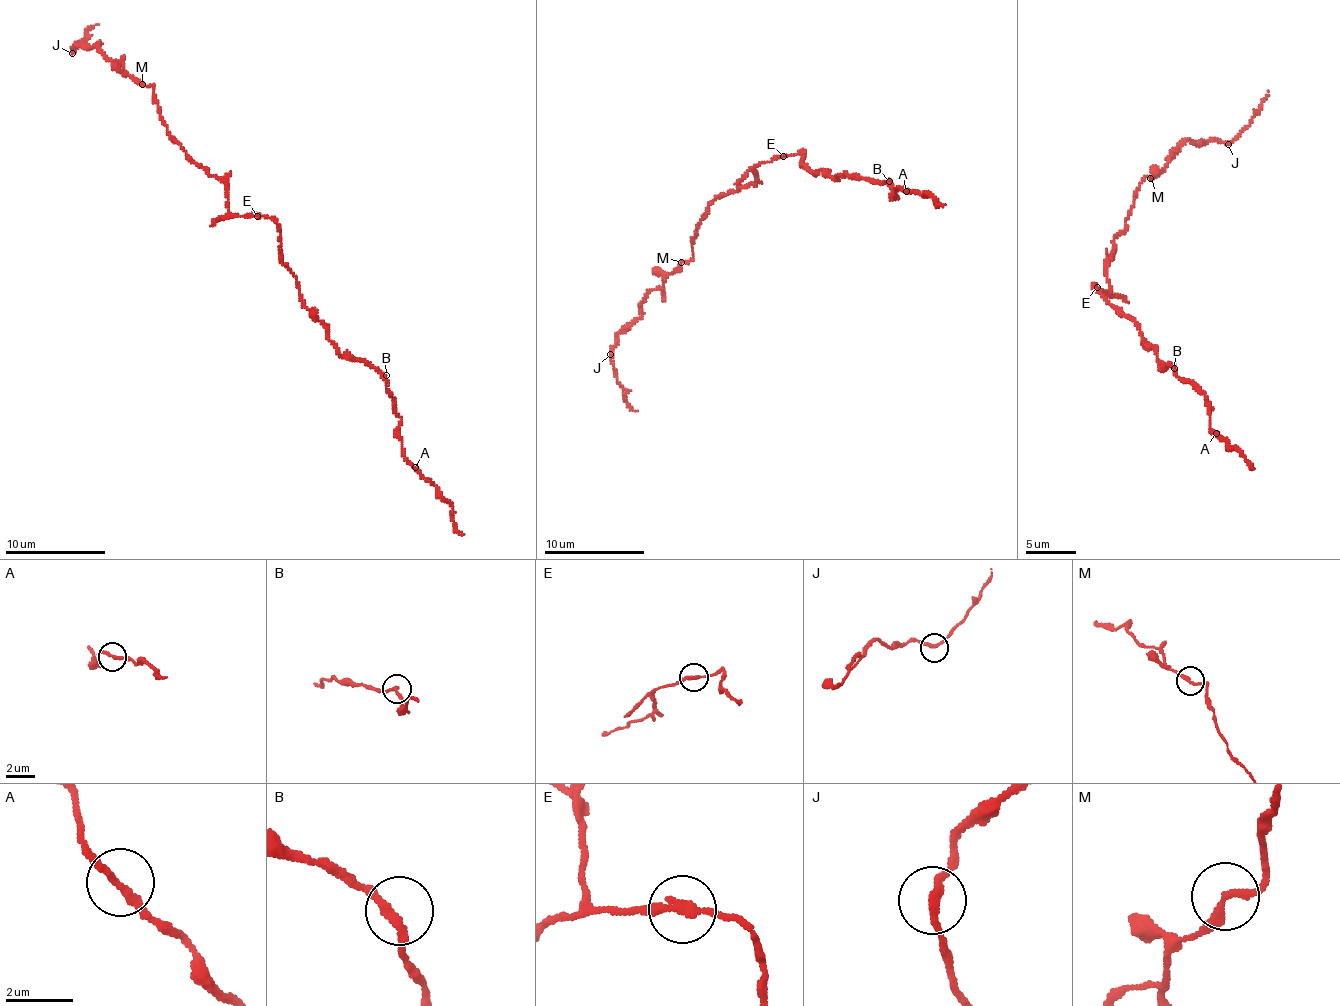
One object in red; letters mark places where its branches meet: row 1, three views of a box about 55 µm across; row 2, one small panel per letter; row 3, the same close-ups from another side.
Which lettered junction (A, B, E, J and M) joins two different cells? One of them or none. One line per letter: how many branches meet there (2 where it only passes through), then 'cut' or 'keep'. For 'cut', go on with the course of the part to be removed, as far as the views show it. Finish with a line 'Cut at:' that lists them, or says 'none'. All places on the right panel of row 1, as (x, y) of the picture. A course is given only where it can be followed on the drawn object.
A: 2 branches meet; keep
B: 2 branches meet; keep
E: 2 branches meet; cut; foreign part runs (1096, 287), (1103, 293), (1109, 289), (1106, 248)
J: 2 branches meet; keep
M: 2 branches meet; keep
Cut at: E

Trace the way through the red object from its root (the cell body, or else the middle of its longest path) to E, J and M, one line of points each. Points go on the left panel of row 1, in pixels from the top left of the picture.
E: (245, 217), (257, 216)
J: (245, 217), (228, 212), (228, 185), (169, 137), (154, 86), (107, 58), (98, 42), (77, 43), (72, 53)
M: (245, 217), (228, 212), (228, 185), (204, 169), (181, 144), (169, 137), (158, 110), (154, 86), (142, 84)

